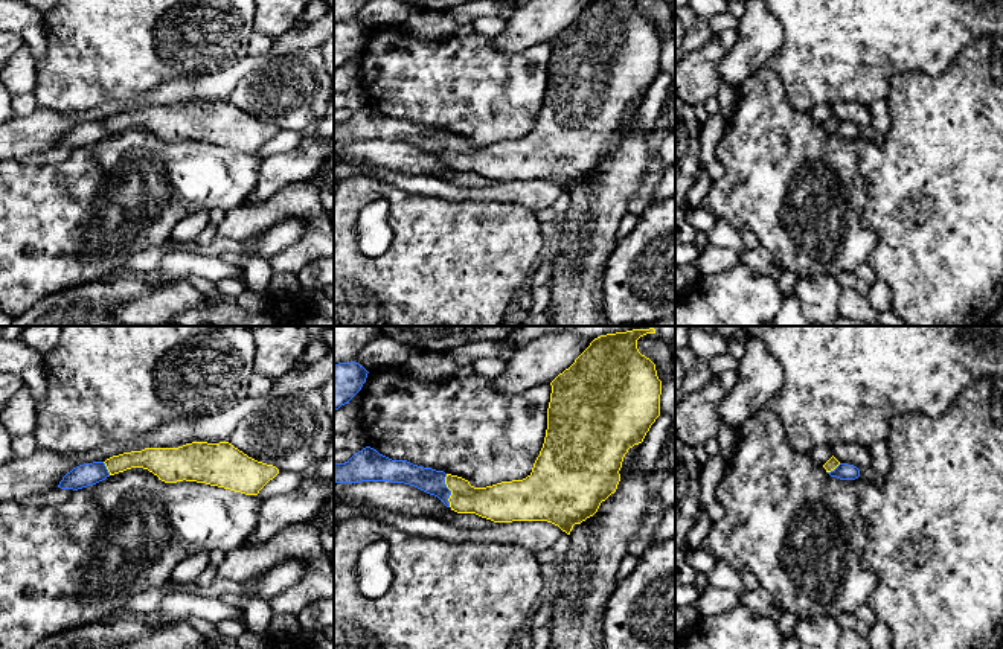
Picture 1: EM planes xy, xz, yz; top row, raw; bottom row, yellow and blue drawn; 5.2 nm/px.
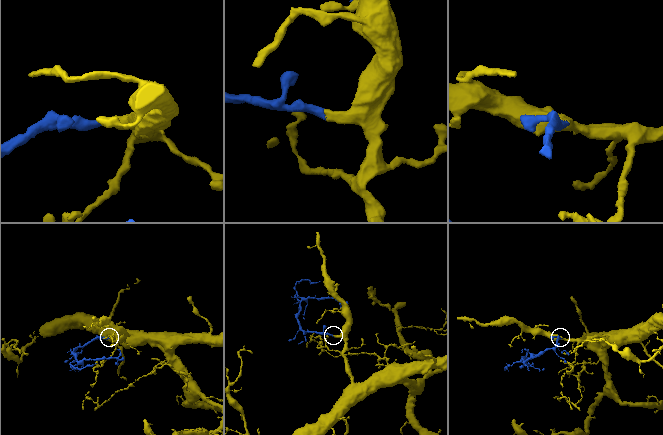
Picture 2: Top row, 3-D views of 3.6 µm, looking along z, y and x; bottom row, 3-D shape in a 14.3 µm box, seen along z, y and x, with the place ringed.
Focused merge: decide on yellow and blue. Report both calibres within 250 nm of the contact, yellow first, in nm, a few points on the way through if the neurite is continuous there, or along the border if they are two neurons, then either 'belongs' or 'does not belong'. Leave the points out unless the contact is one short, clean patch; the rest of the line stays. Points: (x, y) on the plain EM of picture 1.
180/130 nm | across xz (496, 160), (468, 159), (450, 148), (429, 139) | belongs

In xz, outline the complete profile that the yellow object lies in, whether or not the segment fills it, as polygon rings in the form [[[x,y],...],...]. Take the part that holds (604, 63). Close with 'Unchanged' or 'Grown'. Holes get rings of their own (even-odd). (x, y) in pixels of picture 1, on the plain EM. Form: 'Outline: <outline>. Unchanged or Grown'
Outline: [[[591,0],[575,21],[552,41],[547,67],[547,88],[543,107],[532,131],[523,139],[502,140],[486,146],[474,146],[468,139],[413,123],[407,119],[392,119],[366,105],[344,122],[334,122],[334,142],[390,140],[415,145],[437,155],[457,172],[476,172],[494,181],[547,180],[570,193],[575,183],[593,175],[601,161],[616,151],[625,113],[643,101],[651,84],[660,75],[662,40],[655,23],[642,14],[637,0]]]. Grown

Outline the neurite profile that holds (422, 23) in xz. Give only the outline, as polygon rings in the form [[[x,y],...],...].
[[[416,11],[398,27],[412,37],[441,38],[454,35],[459,23],[448,11]]]

